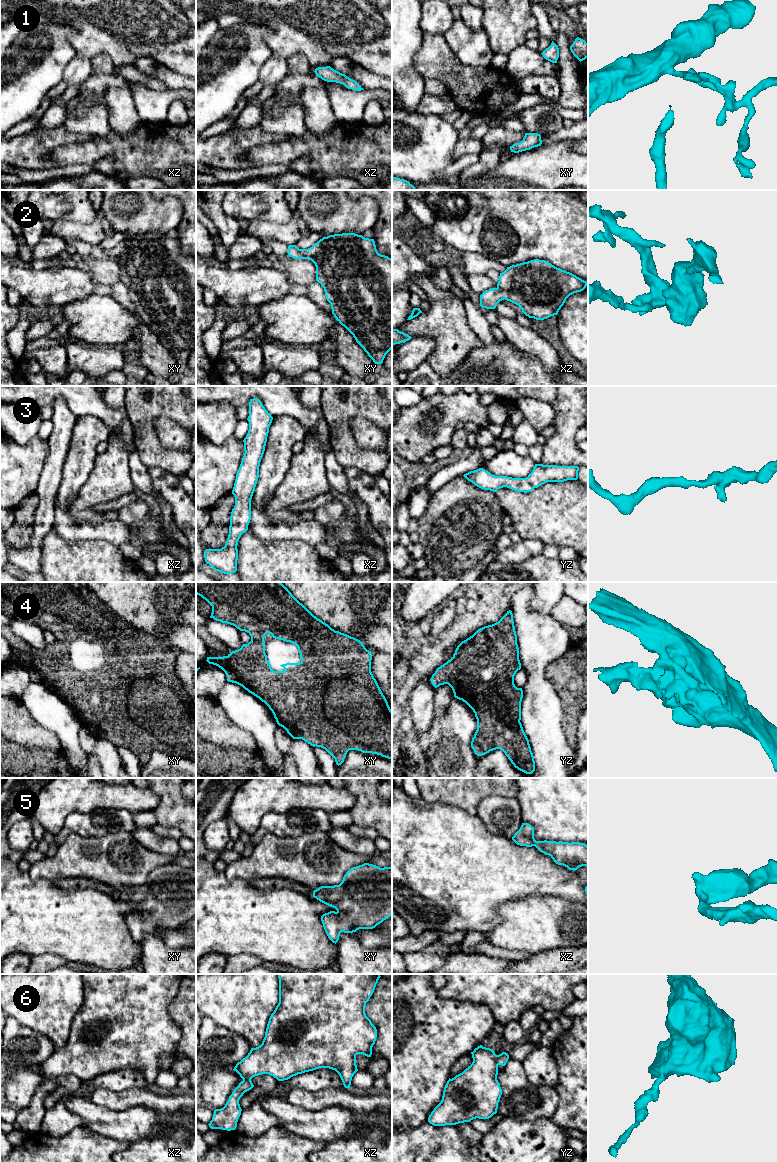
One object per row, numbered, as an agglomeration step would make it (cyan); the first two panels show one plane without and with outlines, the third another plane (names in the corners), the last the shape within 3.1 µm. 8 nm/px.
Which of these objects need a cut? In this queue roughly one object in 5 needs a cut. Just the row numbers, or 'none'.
6

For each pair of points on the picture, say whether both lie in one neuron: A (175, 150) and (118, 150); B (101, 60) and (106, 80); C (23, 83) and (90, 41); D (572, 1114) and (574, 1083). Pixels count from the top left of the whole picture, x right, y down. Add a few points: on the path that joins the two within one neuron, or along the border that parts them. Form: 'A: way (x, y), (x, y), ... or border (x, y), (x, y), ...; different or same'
A: way (161, 150), (132, 150); same
B: border (96, 73), (111, 74); different
C: border (71, 27), (73, 32), (68, 40), (76, 50); different
D: way (574, 1106), (574, 1091); same

